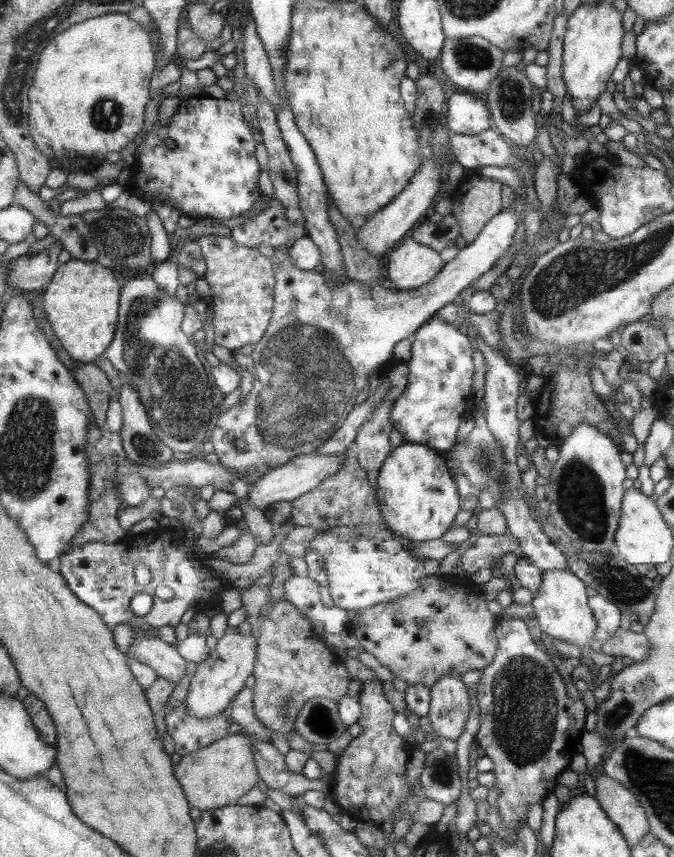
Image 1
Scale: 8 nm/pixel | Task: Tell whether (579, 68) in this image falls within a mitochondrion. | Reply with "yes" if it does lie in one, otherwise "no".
no

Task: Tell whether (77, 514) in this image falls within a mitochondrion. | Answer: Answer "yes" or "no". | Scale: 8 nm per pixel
no

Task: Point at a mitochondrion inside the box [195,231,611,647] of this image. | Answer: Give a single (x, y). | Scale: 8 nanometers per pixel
(307, 378)

